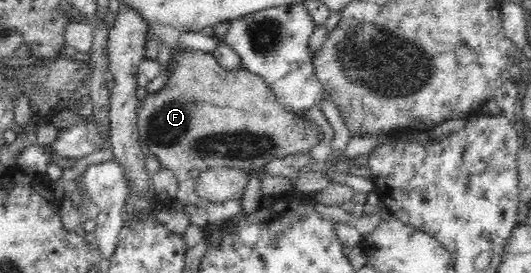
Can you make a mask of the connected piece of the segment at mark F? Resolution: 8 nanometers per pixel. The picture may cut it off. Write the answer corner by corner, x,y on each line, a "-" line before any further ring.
181,50
170,58
169,78
161,90
139,99
140,142
147,153
157,156
165,167
175,171
207,167
239,167
263,180
267,176
265,166
273,158
309,154
324,139
323,133
311,121
306,124
298,116
290,116
276,101
273,91
258,75
246,69
228,70
219,64
212,52
205,50

